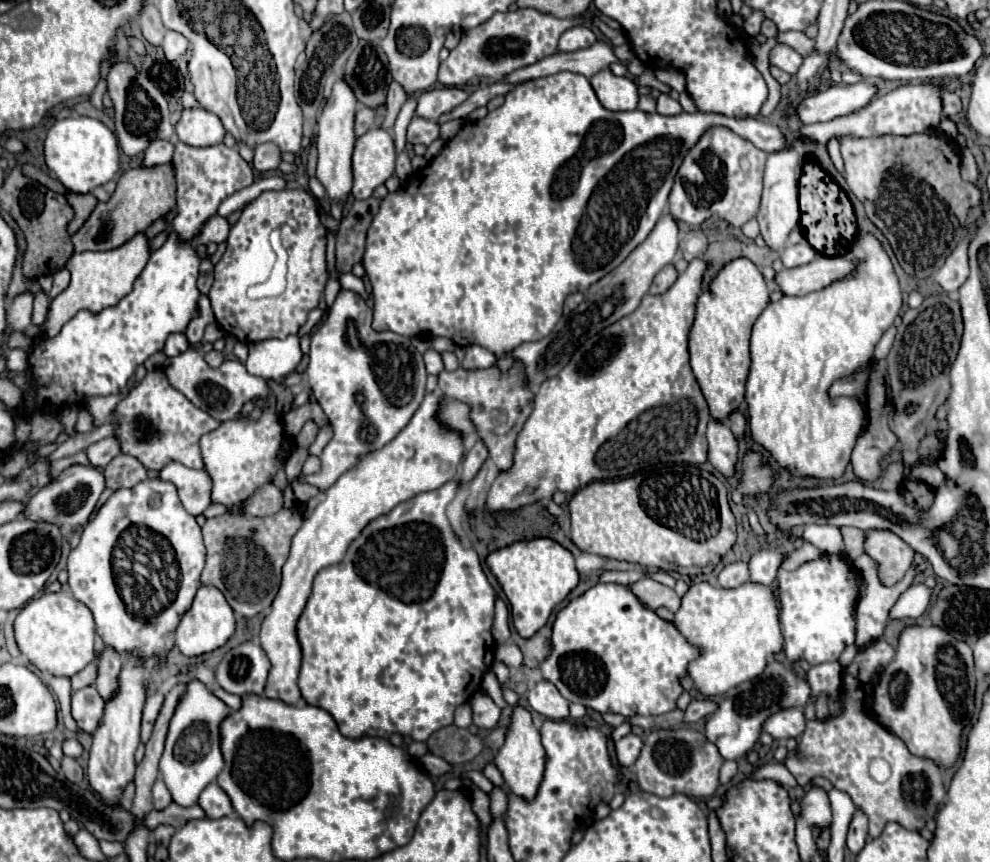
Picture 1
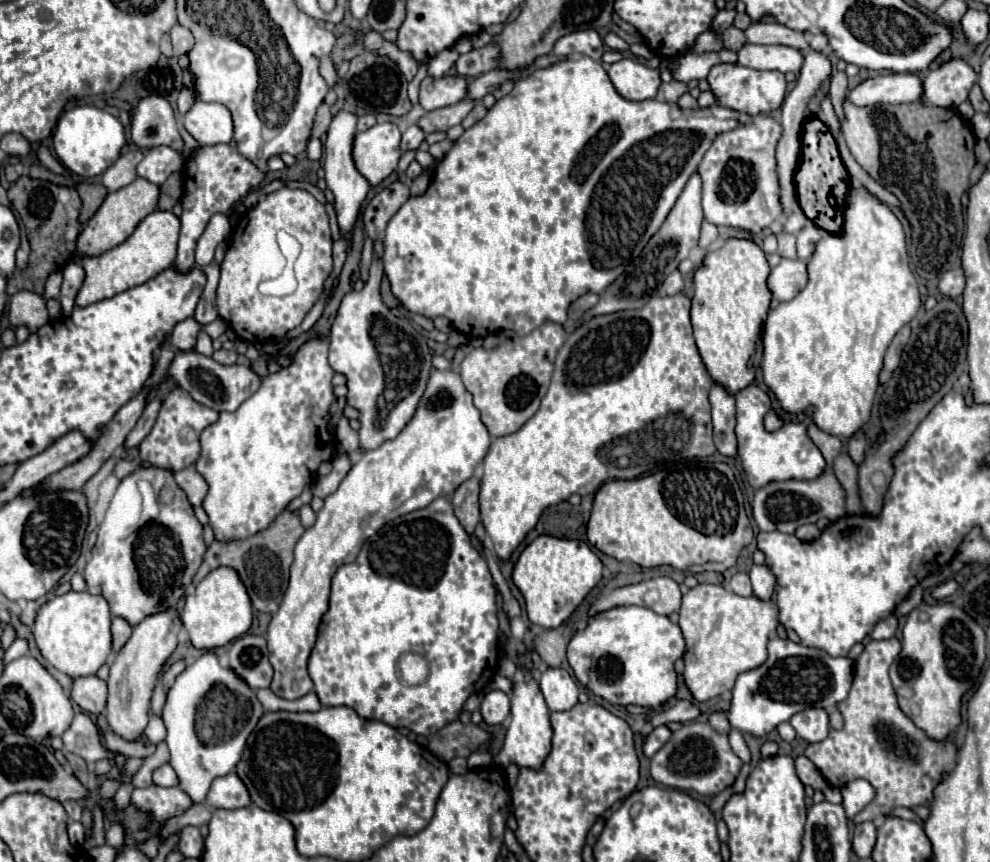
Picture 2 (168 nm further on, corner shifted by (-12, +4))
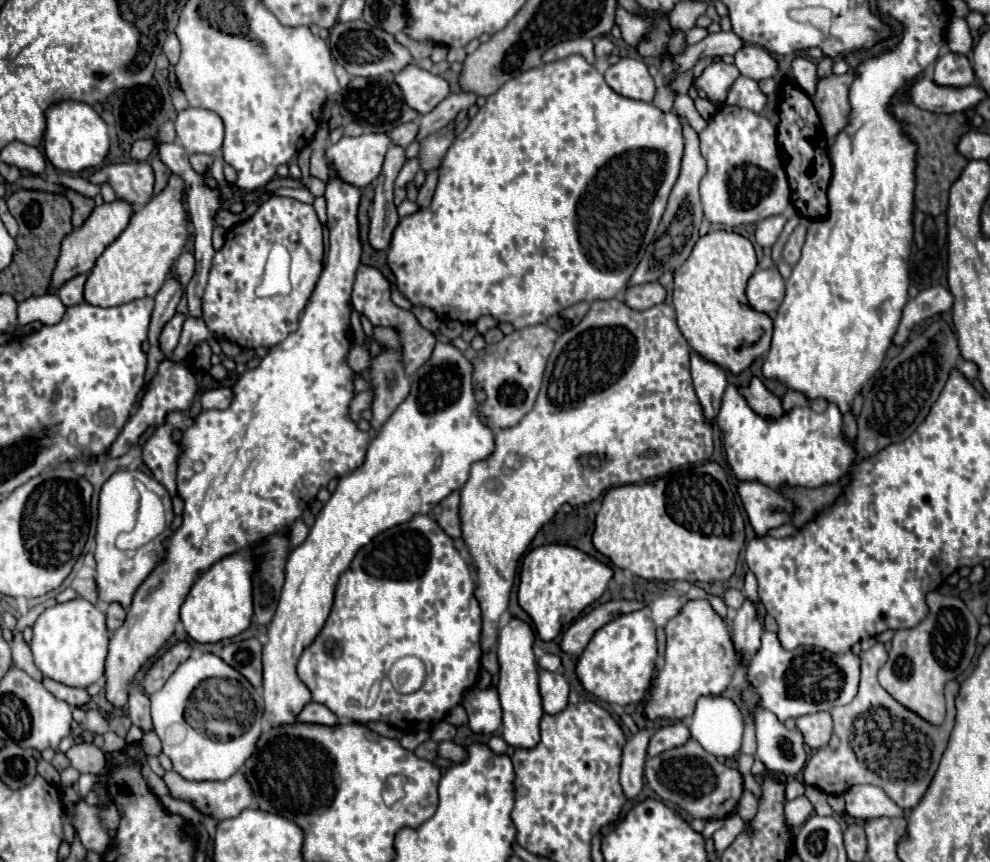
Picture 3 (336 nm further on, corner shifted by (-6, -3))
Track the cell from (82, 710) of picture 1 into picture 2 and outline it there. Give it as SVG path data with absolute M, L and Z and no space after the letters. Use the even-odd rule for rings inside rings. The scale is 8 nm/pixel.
M84 676L84 678L74 678L70 686L70 698L90 714L102 714L106 708L106 682L100 680L98 676Z

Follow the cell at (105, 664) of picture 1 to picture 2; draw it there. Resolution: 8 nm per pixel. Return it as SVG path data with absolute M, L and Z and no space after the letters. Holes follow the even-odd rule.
M114 616L112 618L112 638L114 638L112 642L114 642L114 650L120 650L126 644L126 640L130 638L130 634L132 634L132 626L124 618Z

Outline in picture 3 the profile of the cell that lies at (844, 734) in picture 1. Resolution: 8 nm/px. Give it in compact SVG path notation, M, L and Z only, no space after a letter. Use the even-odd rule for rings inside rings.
M876 643L872 649L860 653L860 687L852 703L836 707L830 711L834 719L834 731L840 737L840 747L820 747L804 765L802 779L806 785L826 789L844 789L852 783L870 783L882 787L886 795L902 809L914 809L924 797L926 789L932 783L932 777L938 769L940 757L946 751L954 721L956 721L956 693L958 683L950 681L946 685L946 719L942 725L928 725L916 713L904 709L894 701L878 683L876 675L886 663L888 651L882 643Z

